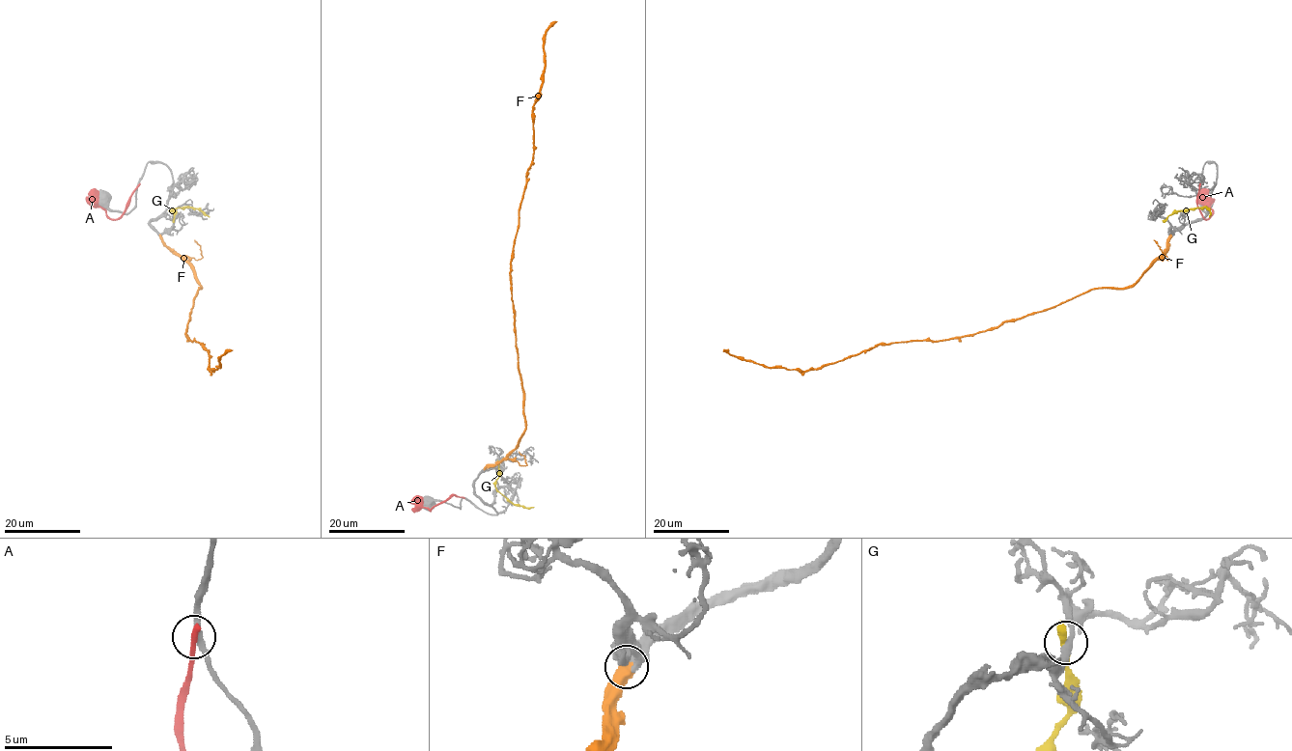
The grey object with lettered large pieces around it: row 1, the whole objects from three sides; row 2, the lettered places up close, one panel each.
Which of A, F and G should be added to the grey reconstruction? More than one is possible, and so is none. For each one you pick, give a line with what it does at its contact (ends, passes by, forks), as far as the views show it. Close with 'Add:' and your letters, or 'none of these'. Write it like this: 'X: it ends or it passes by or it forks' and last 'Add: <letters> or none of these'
F: it ends
Add: F

